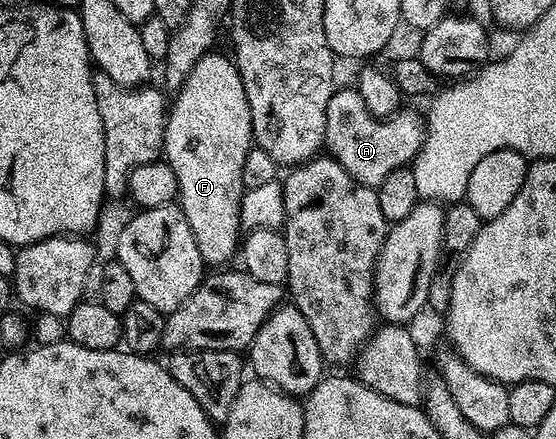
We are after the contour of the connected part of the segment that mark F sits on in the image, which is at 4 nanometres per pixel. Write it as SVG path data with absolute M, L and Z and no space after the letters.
M218 52L204 54L196 63L196 67L192 67L192 75L188 75L181 88L173 94L162 140L164 159L172 167L172 171L176 171L177 204L184 219L188 219L188 227L192 227L192 235L200 247L202 264L206 267L229 266L233 262L230 260L233 257L235 260L239 252L240 238L244 233L240 219L240 203L244 192L244 159L248 159L248 151L254 140L248 95L244 91L240 71L227 54L225 57Z

